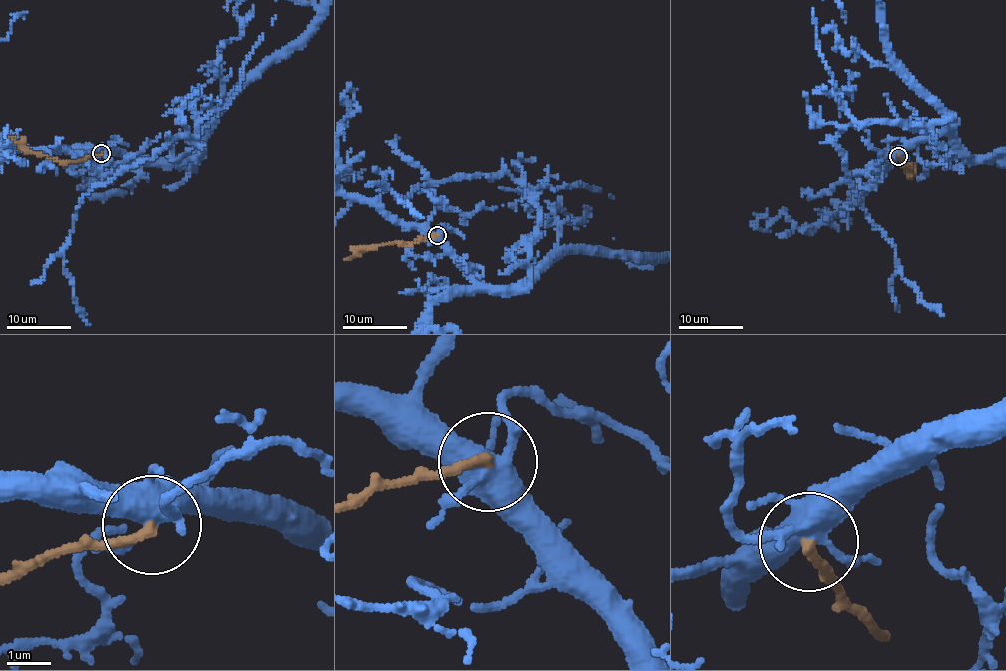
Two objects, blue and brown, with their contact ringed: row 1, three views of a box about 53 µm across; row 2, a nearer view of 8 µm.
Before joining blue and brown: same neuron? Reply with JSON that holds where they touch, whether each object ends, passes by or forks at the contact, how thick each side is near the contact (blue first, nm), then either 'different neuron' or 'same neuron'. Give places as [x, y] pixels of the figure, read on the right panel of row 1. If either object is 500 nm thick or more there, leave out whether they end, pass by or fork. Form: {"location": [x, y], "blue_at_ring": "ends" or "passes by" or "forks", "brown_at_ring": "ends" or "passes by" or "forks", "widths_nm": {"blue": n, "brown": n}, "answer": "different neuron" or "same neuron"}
{"location": [898, 156], "blue_at_ring": "forks", "brown_at_ring": "ends", "widths_nm": {"blue": 440, "brown": 240}, "answer": "different neuron"}

